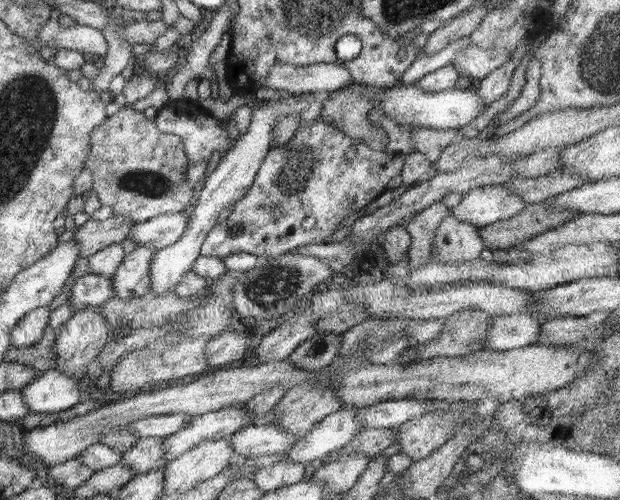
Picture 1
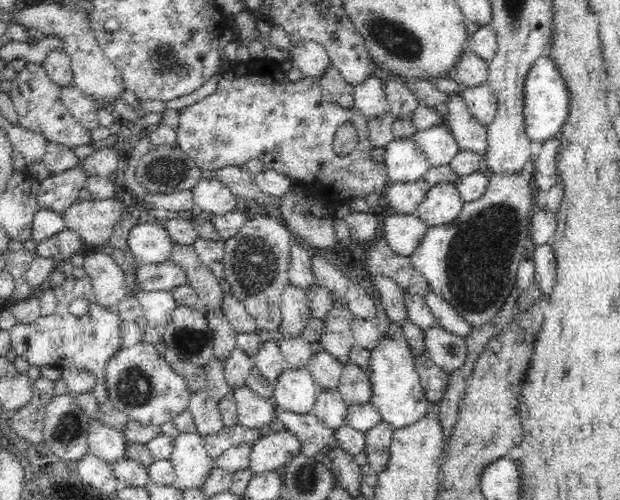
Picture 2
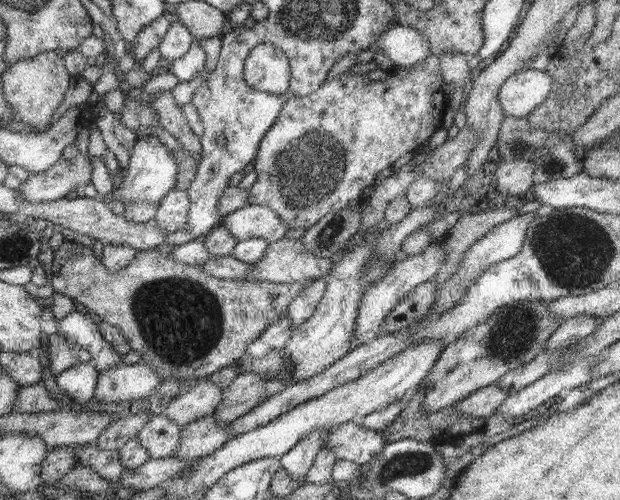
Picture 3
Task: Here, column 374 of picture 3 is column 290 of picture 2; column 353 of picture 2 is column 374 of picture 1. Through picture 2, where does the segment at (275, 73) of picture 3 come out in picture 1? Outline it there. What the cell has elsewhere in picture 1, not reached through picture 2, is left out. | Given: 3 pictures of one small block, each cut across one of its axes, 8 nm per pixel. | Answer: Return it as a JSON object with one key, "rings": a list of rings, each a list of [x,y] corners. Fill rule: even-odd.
{"rings":[[[376,108],[370,111],[368,117],[371,124],[389,136],[384,150],[372,150],[360,145],[326,119],[320,118],[315,119],[308,128],[300,127],[289,143],[278,147],[272,144],[260,165],[254,184],[234,204],[228,218],[208,232],[200,255],[224,257],[248,252],[271,259],[306,244],[330,243],[340,222],[384,193],[388,182],[401,174],[404,162],[417,151],[411,144],[414,127],[401,126]],[[348,148],[354,148],[356,155],[353,158],[346,156]],[[306,216],[316,219],[315,226],[310,230],[302,226]]]}

